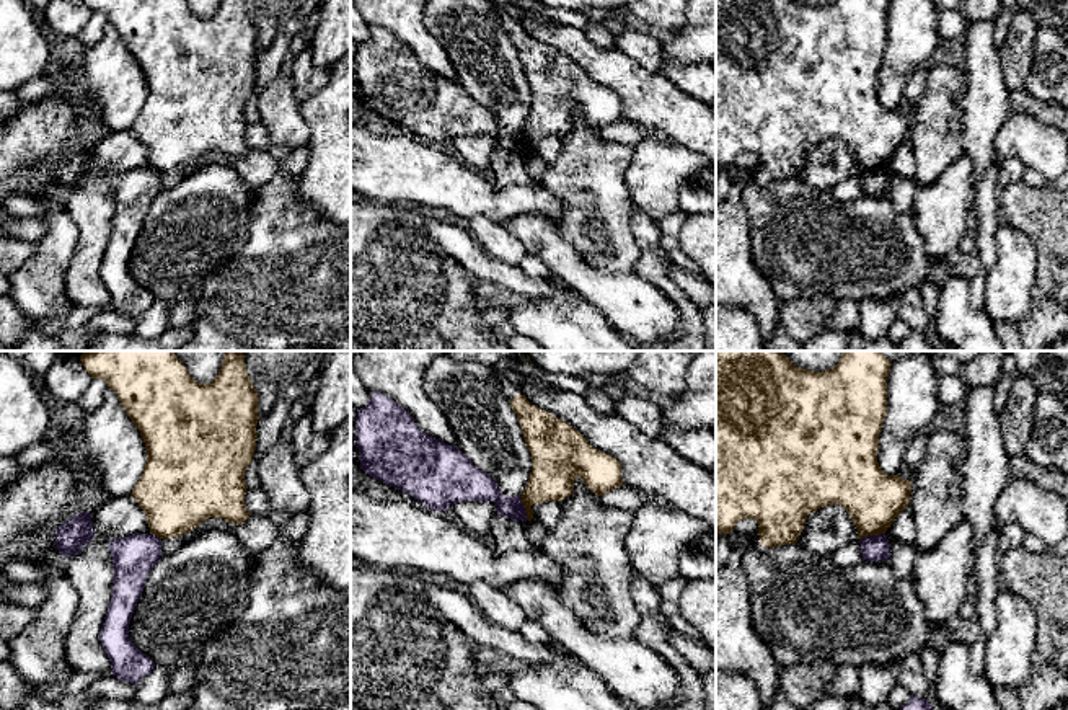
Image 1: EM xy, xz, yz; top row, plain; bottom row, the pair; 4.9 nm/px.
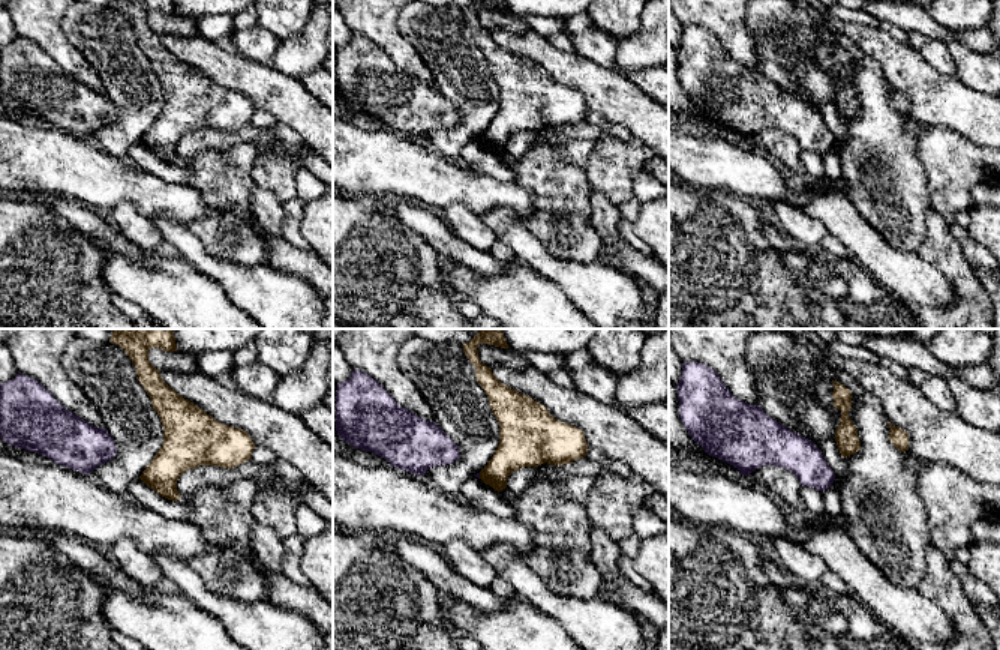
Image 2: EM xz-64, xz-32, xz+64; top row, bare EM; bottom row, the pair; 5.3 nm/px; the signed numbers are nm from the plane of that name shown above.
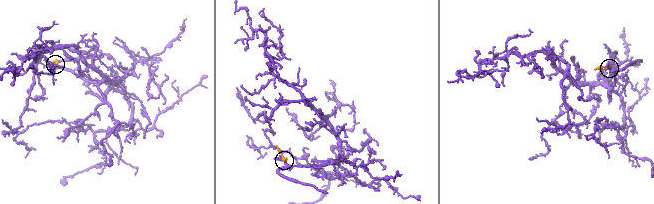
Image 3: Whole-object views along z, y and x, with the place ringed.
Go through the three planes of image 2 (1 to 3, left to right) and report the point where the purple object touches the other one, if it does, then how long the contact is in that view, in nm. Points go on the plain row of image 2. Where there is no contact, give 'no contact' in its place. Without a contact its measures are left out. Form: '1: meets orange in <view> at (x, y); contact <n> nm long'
1: no contact
2: meets orange in xz-32 at (480, 140); contact 30 nm long
3: no contact

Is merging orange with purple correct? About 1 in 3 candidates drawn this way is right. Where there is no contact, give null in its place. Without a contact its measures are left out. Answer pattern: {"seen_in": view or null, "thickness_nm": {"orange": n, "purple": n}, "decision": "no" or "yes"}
{"seen_in": "yz", "thickness_nm": {"orange": 280, "purple": 130}, "decision": "no"}

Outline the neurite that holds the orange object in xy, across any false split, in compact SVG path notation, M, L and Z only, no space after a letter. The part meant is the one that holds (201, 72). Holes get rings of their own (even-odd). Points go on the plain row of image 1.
M83 0L83 2L93 13L103 13L108 18L108 23L111 23L117 29L122 42L126 44L127 51L132 54L135 62L140 65L140 70L145 77L147 98L130 131L143 144L147 158L150 162L150 168L155 168L160 173L181 171L194 165L209 152L220 152L232 158L243 158L251 150L245 140L245 127L248 122L245 116L245 106L248 100L253 96L253 90L256 85L256 72L258 72L256 59L259 54L259 47L258 47L259 31L246 7L246 0L222 0L218 10L210 18L196 16L189 10L186 0Z

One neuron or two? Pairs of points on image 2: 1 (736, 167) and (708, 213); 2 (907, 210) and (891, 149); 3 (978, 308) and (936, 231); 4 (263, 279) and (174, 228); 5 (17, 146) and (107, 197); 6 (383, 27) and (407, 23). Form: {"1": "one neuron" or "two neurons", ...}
{"1": "two neurons", "2": "one neuron", "3": "one neuron", "4": "one neuron", "5": "one neuron", "6": "two neurons"}

